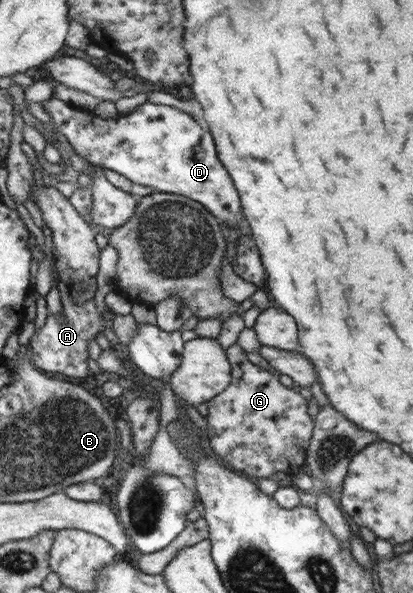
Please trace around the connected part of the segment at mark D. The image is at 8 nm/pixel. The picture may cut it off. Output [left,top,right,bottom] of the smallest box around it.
[41,98,242,228]

